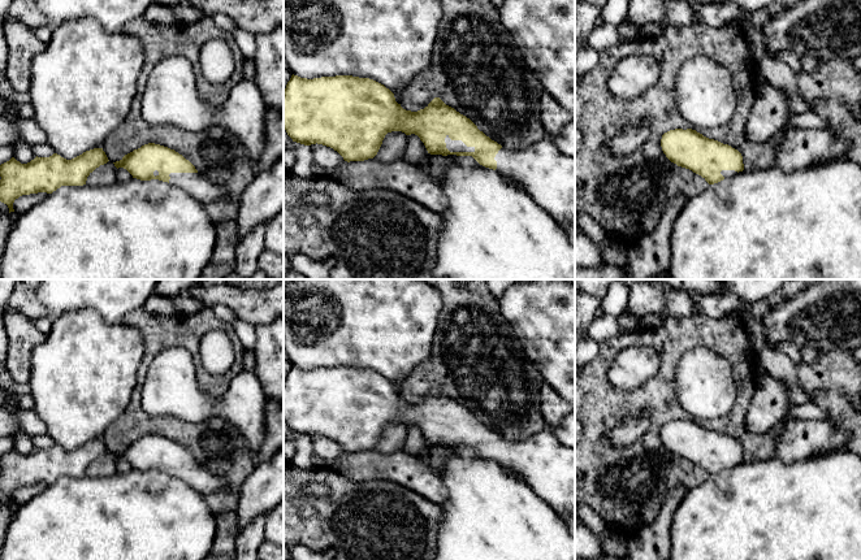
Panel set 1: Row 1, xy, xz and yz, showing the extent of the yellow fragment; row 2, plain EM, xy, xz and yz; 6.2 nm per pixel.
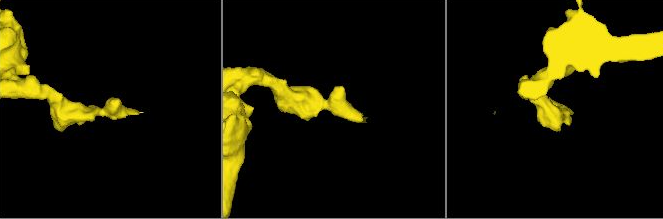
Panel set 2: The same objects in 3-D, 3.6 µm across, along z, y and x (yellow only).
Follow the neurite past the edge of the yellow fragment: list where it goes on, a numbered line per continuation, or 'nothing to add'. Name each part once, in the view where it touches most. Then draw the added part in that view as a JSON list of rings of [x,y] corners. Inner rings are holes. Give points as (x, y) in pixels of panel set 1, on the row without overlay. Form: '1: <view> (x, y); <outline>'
1: xz (453, 437); [[[446,426],[445,434],[450,443],[475,443],[475,438],[467,438],[462,431],[451,431],[449,426]]]

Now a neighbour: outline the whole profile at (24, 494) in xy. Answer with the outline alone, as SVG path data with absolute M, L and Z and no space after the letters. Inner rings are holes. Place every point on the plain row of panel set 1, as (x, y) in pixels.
M47 483L22 486L18 490L14 491L13 500L17 505L23 505L33 496L42 492L47 486L48 486Z

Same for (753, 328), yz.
M756 320L745 321L745 330L749 339L750 352L754 356L758 356L761 350L767 346L763 338L762 322Z

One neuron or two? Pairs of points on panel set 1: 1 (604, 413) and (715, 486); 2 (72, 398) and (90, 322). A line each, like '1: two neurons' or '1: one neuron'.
1: two neurons
2: one neuron

